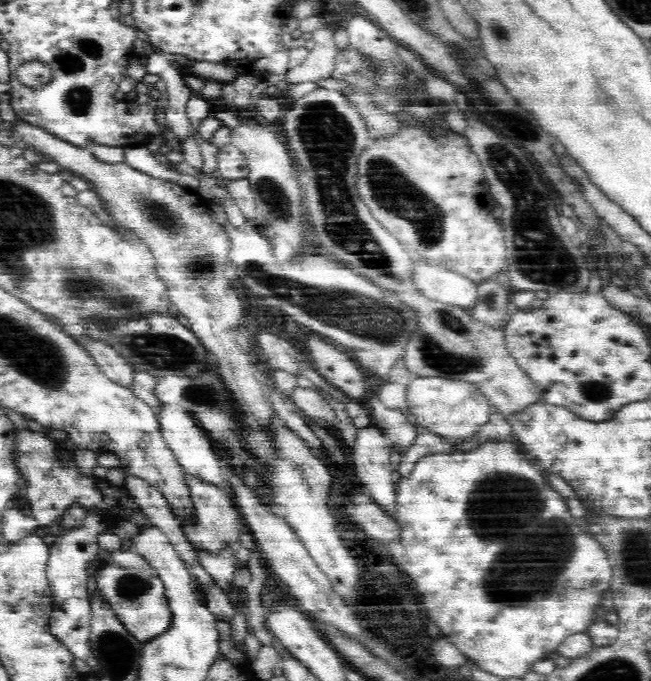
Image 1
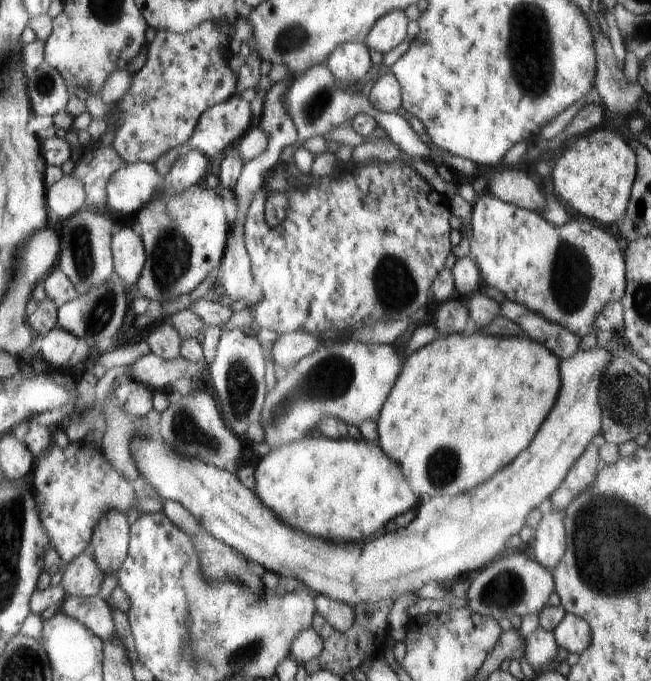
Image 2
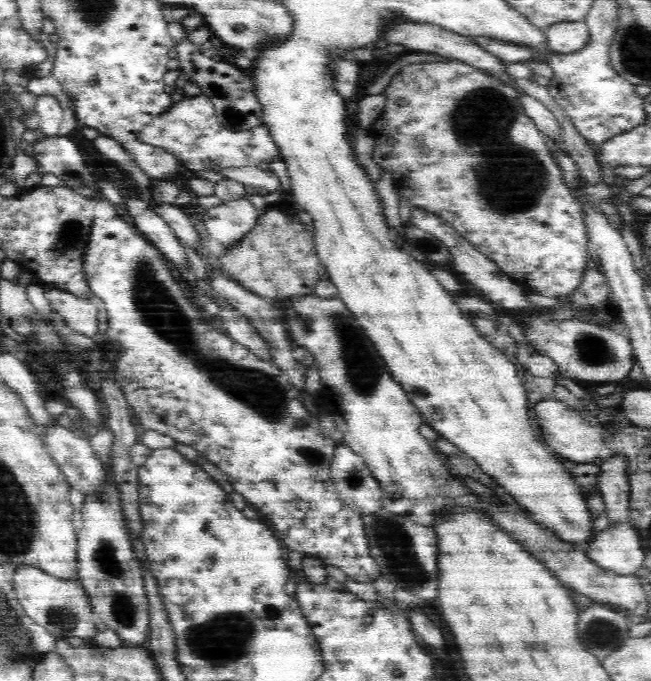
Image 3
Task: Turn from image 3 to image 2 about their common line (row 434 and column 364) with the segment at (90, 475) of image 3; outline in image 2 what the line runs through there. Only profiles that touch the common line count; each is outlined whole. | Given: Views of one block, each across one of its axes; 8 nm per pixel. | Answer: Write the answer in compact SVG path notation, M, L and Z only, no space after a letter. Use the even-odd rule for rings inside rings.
M345 43L333 51L326 65L338 80L350 86L358 84L366 76L366 72L372 68L372 60L364 44Z

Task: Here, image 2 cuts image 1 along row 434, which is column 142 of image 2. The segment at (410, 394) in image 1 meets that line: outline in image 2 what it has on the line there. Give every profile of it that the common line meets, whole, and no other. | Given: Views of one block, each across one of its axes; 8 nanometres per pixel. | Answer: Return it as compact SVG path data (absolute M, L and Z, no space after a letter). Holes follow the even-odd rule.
M615 338L605 350L599 352L578 350L573 357L563 359L562 398L557 398L550 412L550 422L542 426L542 434L538 434L538 438L533 438L534 446L530 446L530 450L522 452L512 464L506 465L494 477L469 490L468 493L429 498L418 506L414 520L410 524L399 527L396 532L384 532L366 542L330 542L286 526L235 473L187 459L173 451L165 441L159 443L150 436L135 437L131 443L131 451L140 476L156 489L164 501L180 502L214 538L228 545L233 551L236 550L243 557L258 562L266 571L275 572L284 580L289 578L302 580L317 594L349 604L351 607L360 601L384 601L388 598L395 600L402 593L415 594L428 582L452 584L452 580L456 582L460 574L470 574L484 568L500 554L508 538L520 532L520 528L526 522L526 516L542 502L548 502L548 498L551 498L563 484L586 445L601 432L602 413L599 398L601 376L605 373L605 366L609 360L614 358L614 354L624 352L625 348L622 338Z

